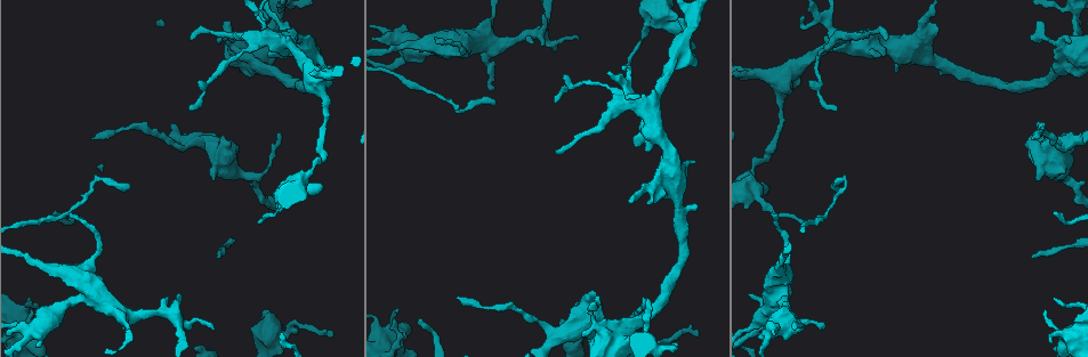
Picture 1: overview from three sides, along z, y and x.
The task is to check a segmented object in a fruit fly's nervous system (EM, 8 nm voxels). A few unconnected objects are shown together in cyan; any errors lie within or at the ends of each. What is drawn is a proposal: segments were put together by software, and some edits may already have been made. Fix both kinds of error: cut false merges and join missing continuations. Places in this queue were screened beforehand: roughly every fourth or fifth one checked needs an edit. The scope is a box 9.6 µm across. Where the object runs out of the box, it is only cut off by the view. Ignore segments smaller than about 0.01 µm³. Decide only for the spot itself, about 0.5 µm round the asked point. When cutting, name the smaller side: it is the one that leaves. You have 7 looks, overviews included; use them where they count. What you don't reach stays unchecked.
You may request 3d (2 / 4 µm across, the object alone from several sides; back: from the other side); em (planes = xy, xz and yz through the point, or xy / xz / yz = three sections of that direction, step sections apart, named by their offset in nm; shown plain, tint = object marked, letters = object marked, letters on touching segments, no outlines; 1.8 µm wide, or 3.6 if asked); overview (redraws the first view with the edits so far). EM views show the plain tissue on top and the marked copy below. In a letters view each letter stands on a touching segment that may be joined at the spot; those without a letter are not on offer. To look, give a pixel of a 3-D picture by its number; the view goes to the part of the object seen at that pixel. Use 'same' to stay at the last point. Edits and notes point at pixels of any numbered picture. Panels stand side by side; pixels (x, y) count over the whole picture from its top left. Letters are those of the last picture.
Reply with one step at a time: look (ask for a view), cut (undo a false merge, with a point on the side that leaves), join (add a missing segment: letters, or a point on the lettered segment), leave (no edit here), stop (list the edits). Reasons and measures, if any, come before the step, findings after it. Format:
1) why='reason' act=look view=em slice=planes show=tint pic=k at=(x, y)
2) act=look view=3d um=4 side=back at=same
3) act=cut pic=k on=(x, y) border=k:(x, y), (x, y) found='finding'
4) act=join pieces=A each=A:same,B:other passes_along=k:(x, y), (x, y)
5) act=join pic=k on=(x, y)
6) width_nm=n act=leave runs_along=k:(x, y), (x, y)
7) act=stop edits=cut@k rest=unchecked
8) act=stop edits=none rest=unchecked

why='free end' act=look view=em slice=planes show=letters pic=1 at=(644, 305)

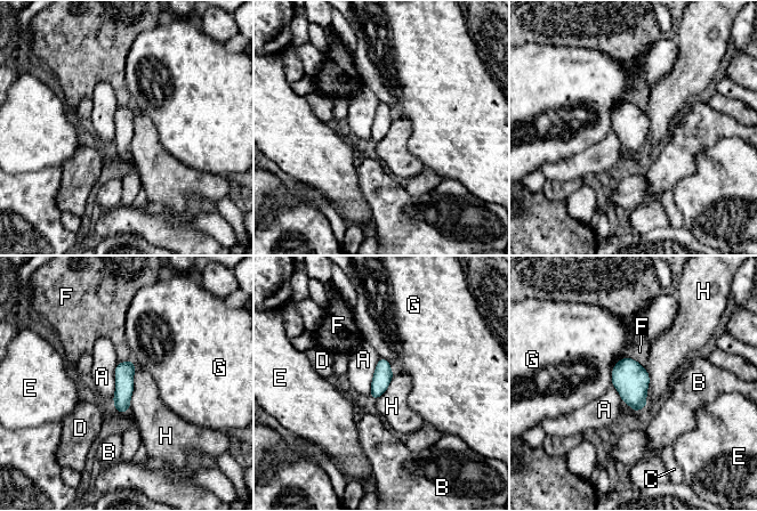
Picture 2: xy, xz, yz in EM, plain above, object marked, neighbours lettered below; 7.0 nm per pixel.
width_nm=130 act=leave each=A:other,B:other,C:other,D:other,E:other,F:other,G:other,H:other border=2:(135, 365), (134, 391), (128, 410) found='none of them fits'

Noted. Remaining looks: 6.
why='calibre changes' act=look view=em slice=planes show=letters pic=1 at=(1074, 12)

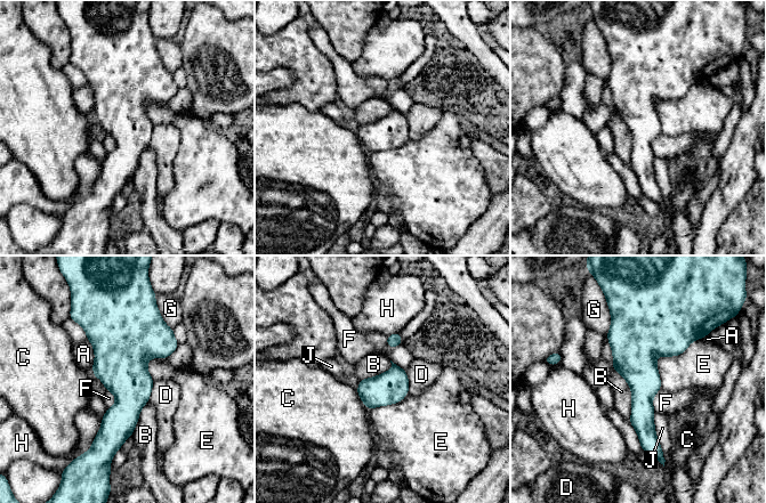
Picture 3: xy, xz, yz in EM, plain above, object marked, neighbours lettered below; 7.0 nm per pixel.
act=leave each=A:other,B:other,C:other,D:other,E:other,F:other,G:other,H:other,J:other runs_along=3:(633, 315), (651, 451) found='all the same neuron'

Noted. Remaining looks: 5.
why='looks like a crossing' act=look view=em um=3.6 slice=planes show=tint pic=1 at=(284, 41)

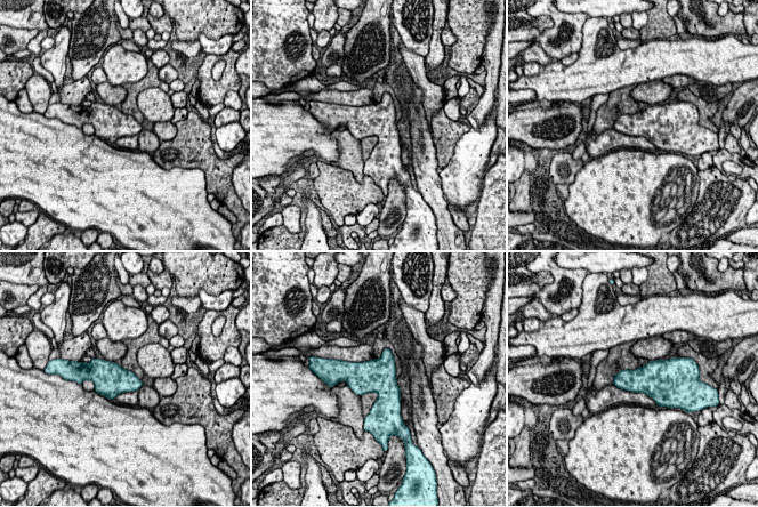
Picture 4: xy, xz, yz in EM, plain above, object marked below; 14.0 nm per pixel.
why='what lies round it' act=look view=em um=3.6 slice=planes show=letters at=same

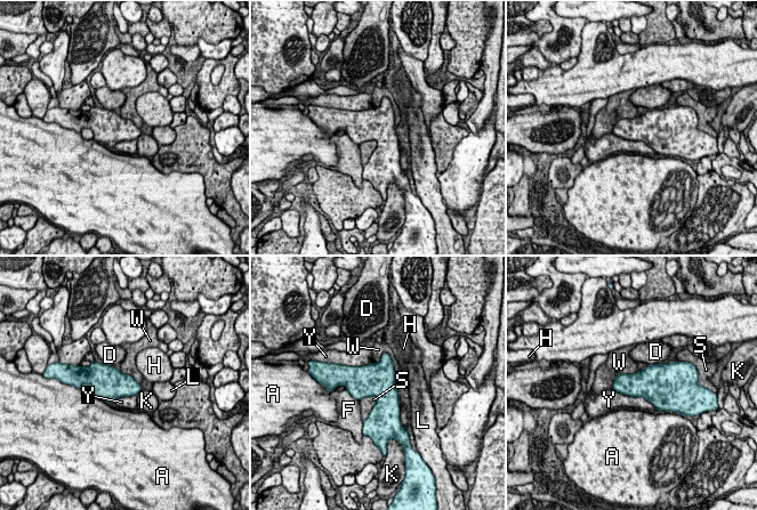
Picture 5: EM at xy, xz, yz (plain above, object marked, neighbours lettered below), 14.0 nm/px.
longest_contact=Y:700nm act=leave each=A:other,D:other,F:other,H:other,K:other,L:other,S:other,W:other,Y:other border=5:(637, 371), (620, 373), (611, 387) found='continuous, no second neuron'

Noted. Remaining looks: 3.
act=stop edits=none rest=unchecked

